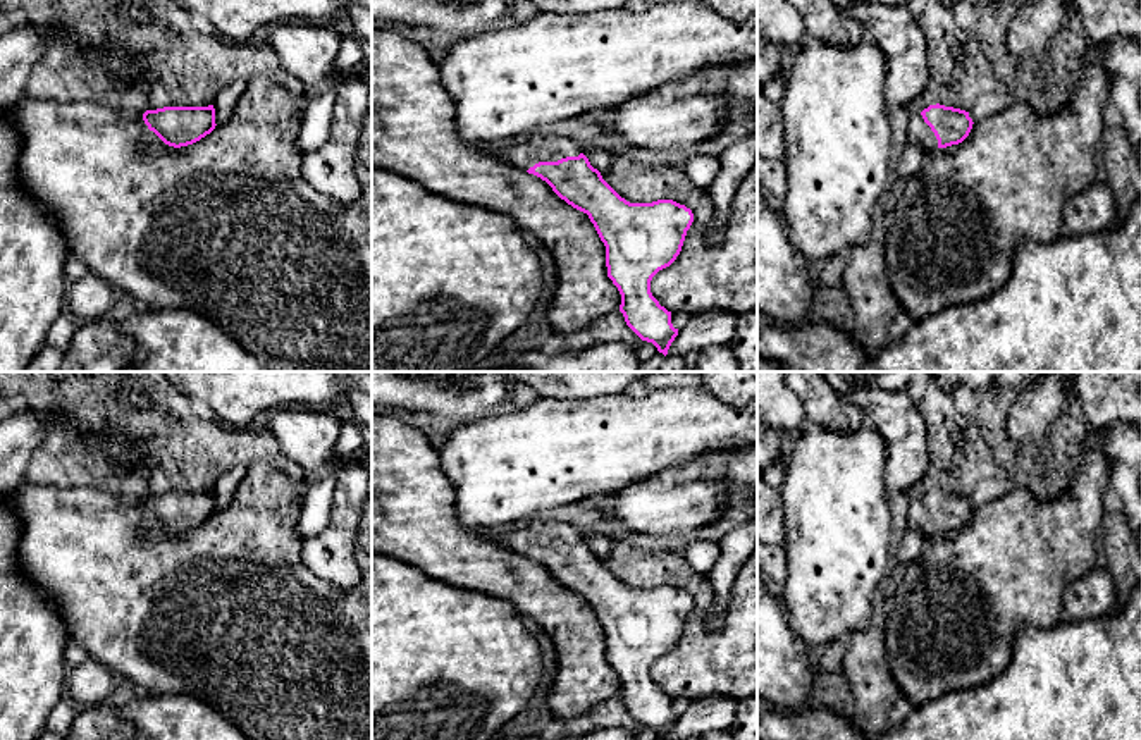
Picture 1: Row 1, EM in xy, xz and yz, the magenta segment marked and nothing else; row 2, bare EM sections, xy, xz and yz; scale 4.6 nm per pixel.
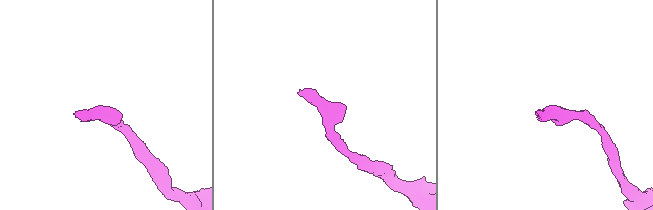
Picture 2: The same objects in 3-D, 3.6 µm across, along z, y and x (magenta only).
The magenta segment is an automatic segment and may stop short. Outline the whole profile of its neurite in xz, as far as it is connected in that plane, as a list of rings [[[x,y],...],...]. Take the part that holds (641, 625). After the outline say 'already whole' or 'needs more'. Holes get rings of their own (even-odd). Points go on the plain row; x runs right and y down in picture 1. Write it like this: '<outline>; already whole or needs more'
[[[532,521],[523,528],[504,532],[501,544],[513,552],[540,563],[561,585],[589,601],[606,632],[608,663],[621,680],[620,697],[626,711],[642,726],[652,728],[659,738],[668,740],[671,728],[678,721],[678,714],[671,709],[671,697],[652,681],[651,666],[680,640],[687,616],[694,607],[692,595],[673,585],[652,589],[626,587],[590,551],[580,530],[564,521]]]; needs more

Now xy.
[[[163,492],[146,496],[143,506],[165,530],[181,533],[193,530],[215,515],[215,494]]]; already whole

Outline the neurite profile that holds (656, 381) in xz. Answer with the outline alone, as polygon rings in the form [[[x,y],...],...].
[[[652,372],[633,382],[626,392],[645,398],[654,391],[669,389],[669,387],[697,387],[702,385],[702,380],[690,372]]]

